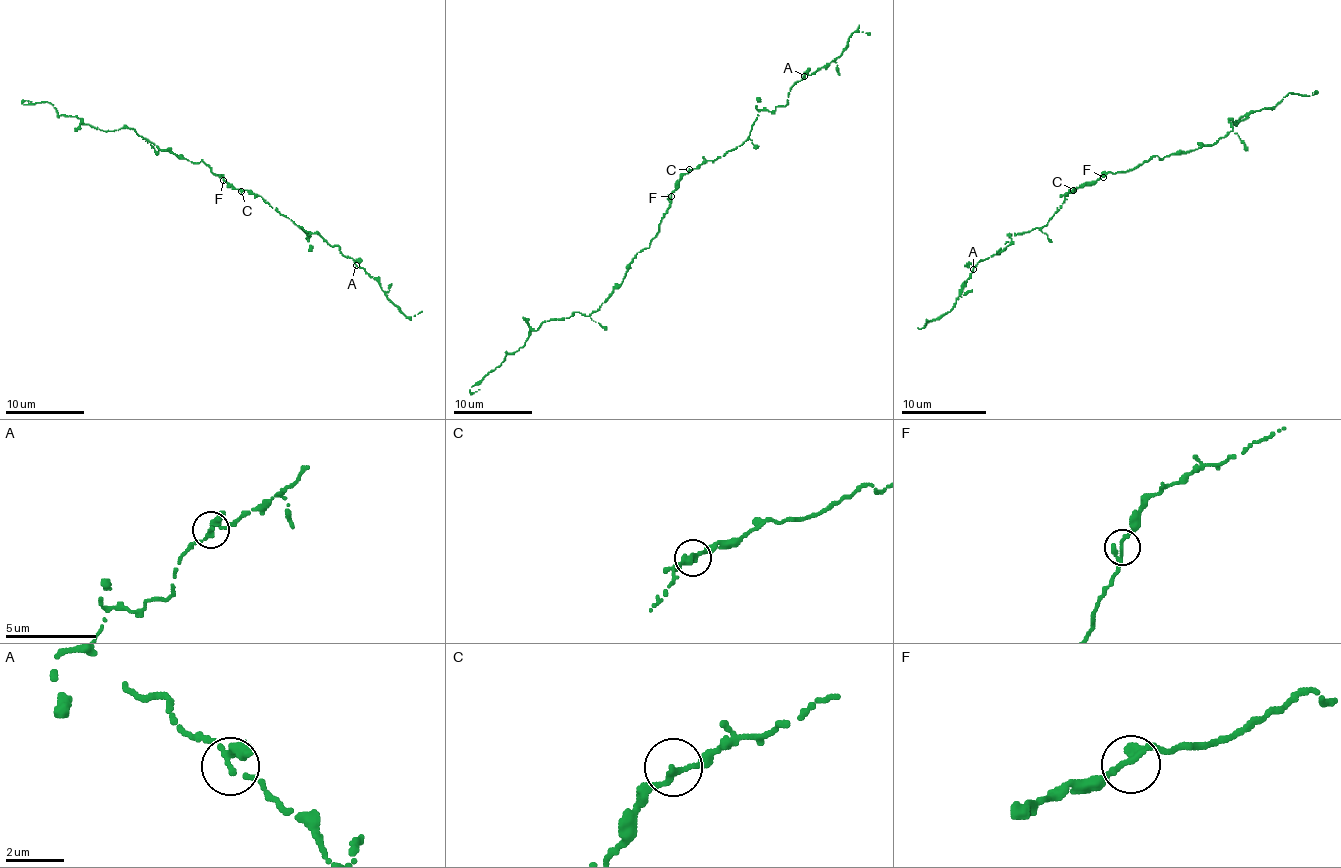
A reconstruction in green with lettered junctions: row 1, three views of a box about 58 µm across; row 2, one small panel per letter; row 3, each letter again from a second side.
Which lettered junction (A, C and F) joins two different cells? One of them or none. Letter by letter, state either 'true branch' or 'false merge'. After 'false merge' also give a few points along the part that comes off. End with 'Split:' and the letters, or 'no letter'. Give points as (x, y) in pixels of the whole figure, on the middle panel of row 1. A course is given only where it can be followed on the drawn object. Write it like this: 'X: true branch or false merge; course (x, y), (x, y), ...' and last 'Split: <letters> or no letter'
A: true branch
C: true branch
F: true branch
Split: no letter

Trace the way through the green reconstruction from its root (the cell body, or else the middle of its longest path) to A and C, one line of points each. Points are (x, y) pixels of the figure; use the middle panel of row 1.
A: (670, 202), (683, 175), (740, 145), (758, 114), (784, 106), (787, 92), (803, 76)
C: (670, 202), (677, 181), (689, 169)

